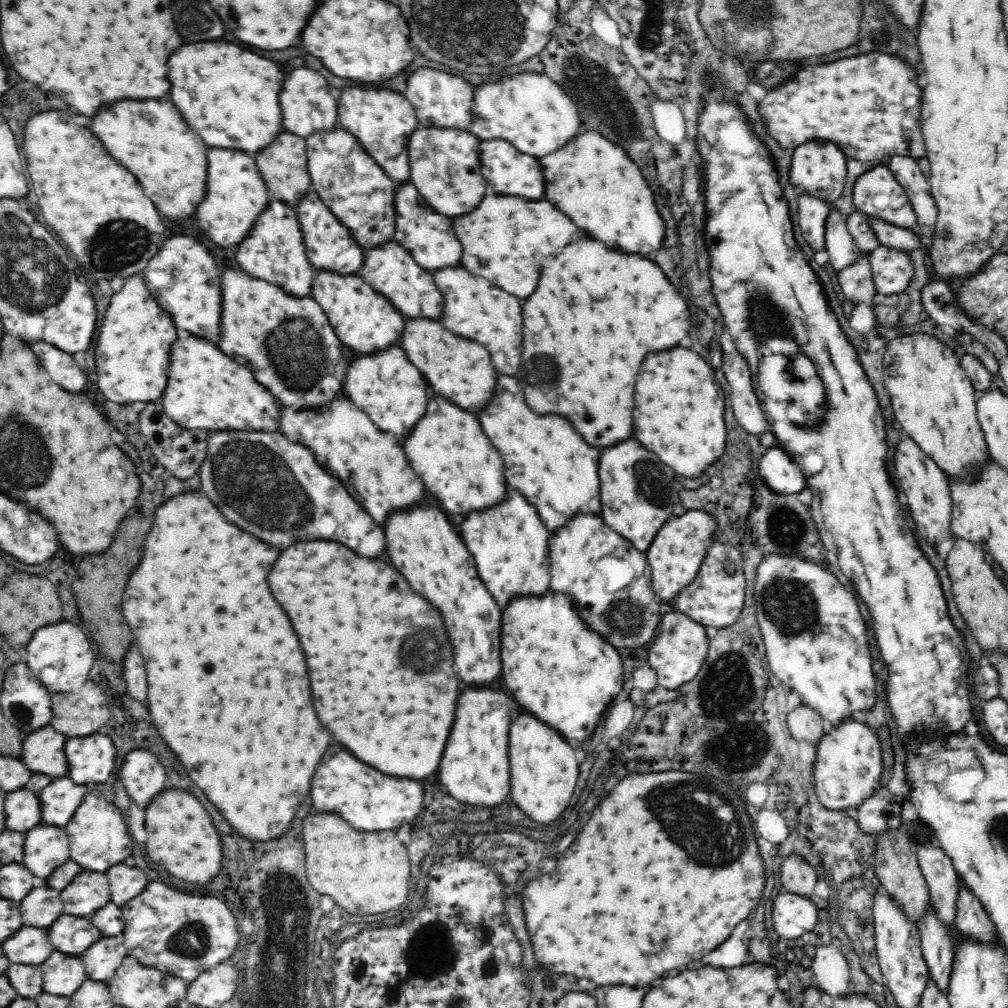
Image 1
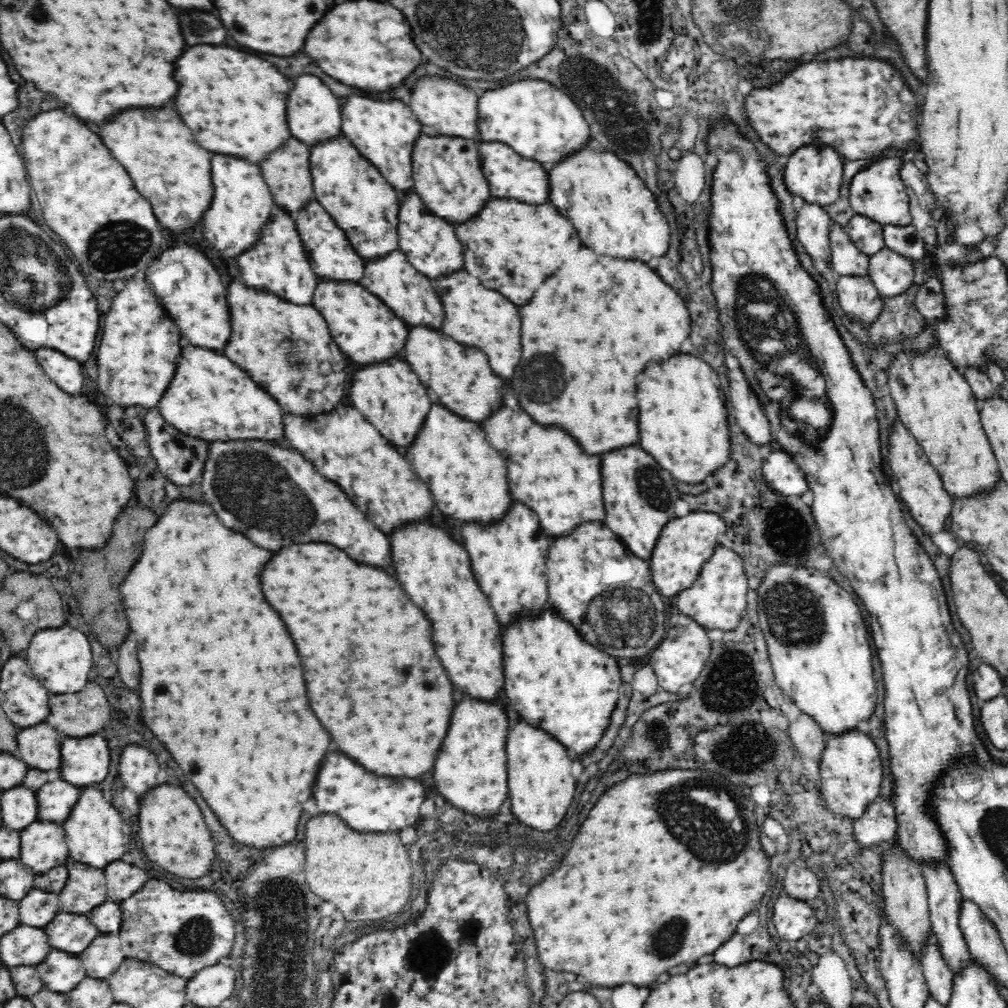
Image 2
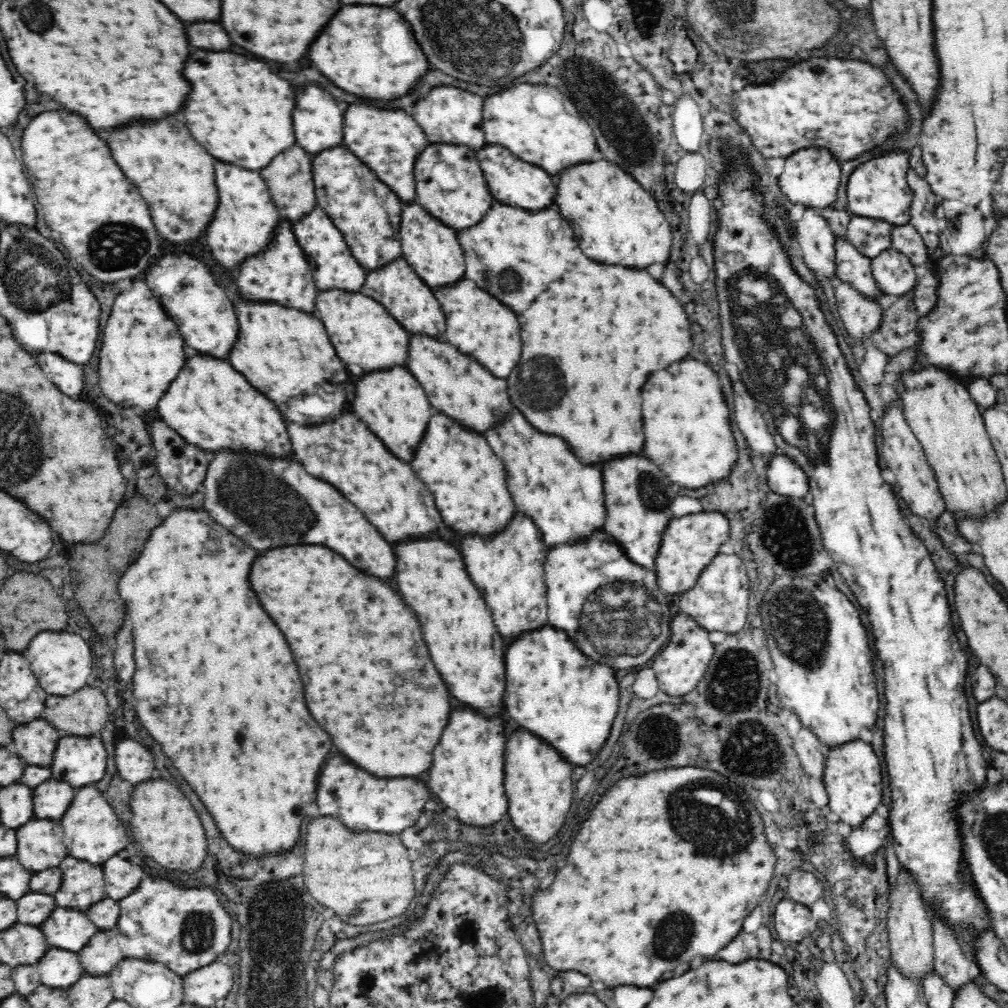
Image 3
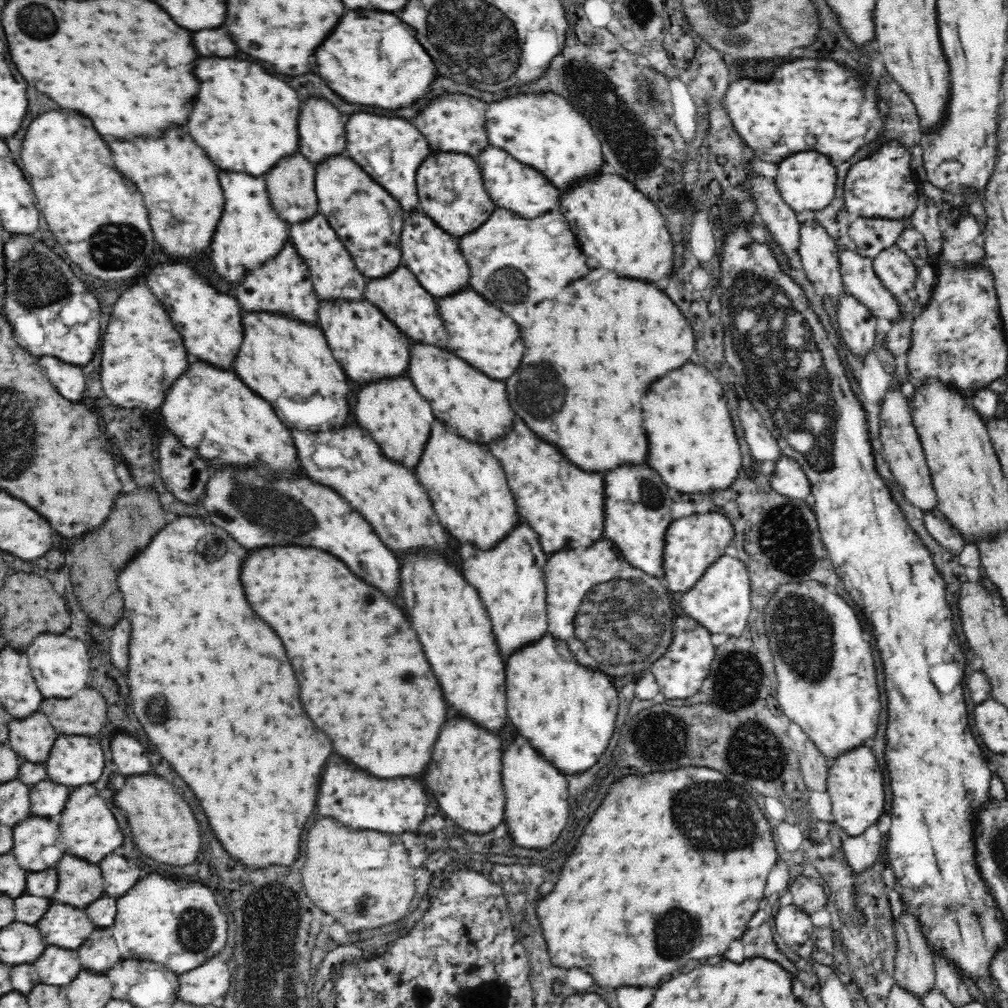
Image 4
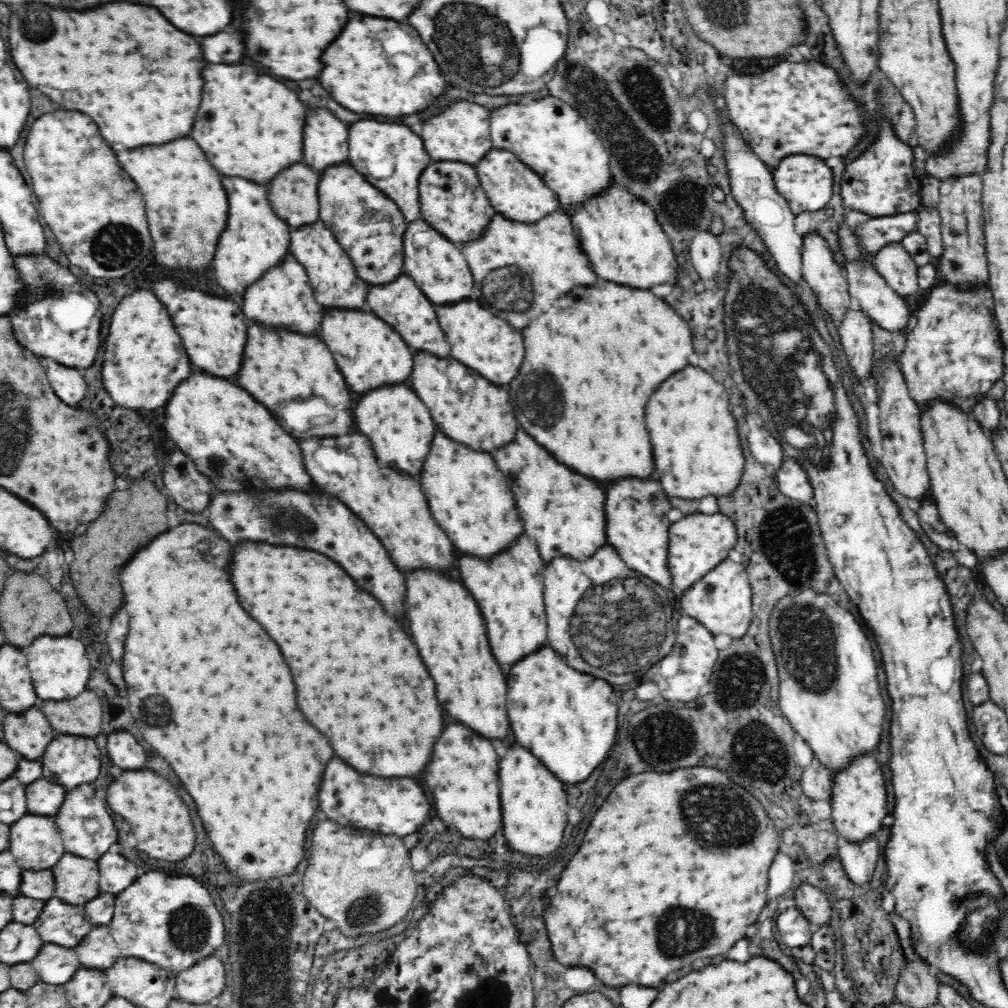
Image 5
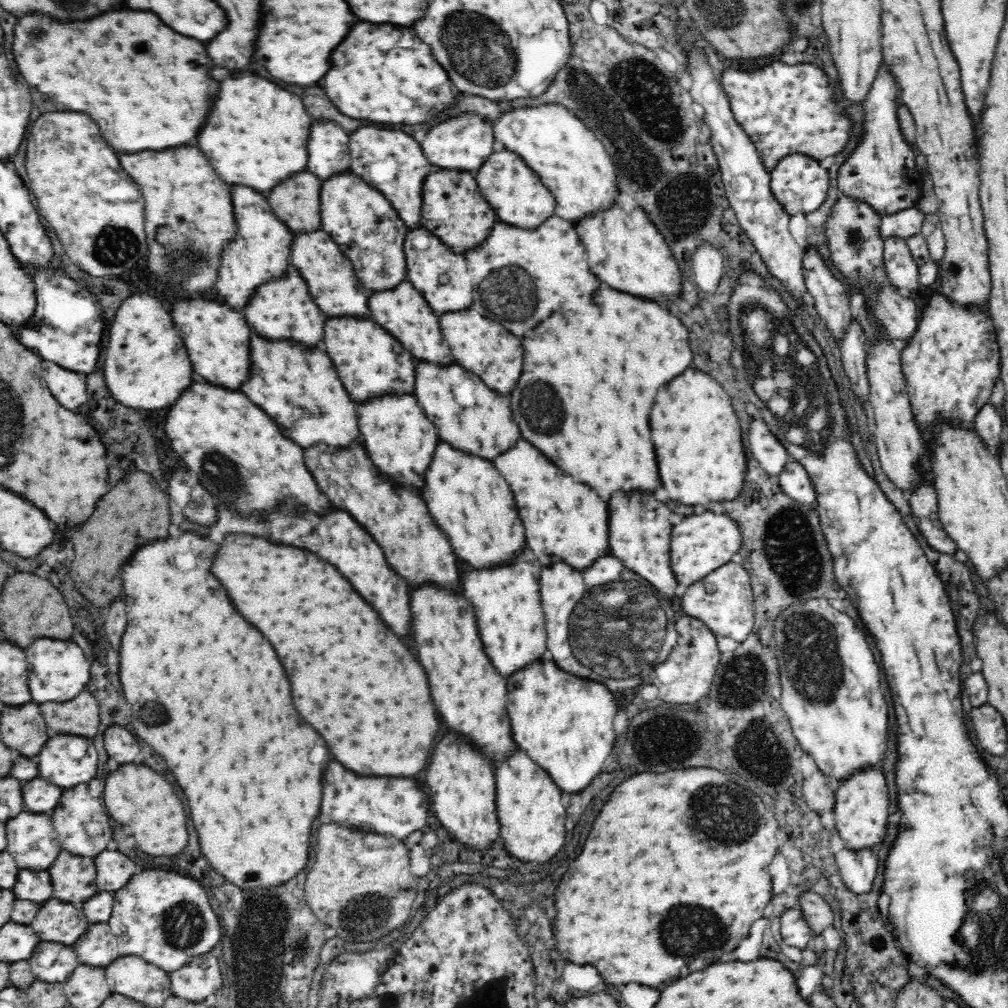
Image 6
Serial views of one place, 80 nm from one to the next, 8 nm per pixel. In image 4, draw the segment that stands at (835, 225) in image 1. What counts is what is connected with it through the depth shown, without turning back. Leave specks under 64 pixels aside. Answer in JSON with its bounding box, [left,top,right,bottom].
[839,247,901,324]

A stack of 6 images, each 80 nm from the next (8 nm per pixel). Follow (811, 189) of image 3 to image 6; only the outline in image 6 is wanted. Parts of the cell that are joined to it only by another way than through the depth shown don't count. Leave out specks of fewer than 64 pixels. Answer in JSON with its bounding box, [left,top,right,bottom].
[770,153,828,215]

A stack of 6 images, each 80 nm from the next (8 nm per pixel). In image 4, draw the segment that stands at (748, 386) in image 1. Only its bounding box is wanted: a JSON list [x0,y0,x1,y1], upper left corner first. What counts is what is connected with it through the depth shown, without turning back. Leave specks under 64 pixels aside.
[738,398,782,463]

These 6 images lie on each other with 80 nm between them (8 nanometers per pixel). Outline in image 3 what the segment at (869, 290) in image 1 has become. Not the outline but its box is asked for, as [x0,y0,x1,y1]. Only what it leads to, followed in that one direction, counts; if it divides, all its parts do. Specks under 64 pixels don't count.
[834,282,884,345]

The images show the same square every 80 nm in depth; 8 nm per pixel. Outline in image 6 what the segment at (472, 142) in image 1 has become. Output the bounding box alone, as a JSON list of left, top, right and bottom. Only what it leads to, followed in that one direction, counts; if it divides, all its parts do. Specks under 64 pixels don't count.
[421,167,498,254]

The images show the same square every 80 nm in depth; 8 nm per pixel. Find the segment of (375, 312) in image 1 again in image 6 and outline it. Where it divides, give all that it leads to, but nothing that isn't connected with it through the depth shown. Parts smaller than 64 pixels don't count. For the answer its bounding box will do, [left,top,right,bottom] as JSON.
[321,318,415,402]

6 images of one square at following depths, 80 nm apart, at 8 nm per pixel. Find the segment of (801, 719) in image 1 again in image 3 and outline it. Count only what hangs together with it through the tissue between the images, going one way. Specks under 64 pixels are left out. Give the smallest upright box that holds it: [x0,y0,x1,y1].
[794,727,830,781]

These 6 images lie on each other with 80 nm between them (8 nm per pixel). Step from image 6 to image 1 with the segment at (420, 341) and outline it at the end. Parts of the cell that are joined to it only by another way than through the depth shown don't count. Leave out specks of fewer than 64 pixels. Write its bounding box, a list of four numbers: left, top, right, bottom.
[359,240,444,320]

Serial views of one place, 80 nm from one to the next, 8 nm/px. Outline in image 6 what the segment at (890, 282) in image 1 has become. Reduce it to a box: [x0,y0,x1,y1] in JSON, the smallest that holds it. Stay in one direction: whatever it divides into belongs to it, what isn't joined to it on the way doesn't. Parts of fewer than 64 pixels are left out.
[884,237,919,294]

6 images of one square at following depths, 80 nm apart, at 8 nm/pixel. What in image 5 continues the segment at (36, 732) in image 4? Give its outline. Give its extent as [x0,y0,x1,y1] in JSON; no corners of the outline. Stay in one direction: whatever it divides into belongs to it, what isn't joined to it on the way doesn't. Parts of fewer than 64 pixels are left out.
[2,708,54,760]

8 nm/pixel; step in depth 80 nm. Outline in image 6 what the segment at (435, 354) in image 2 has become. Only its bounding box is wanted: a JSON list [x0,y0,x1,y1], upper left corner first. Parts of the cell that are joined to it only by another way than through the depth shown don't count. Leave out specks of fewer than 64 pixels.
[415,362,520,460]

